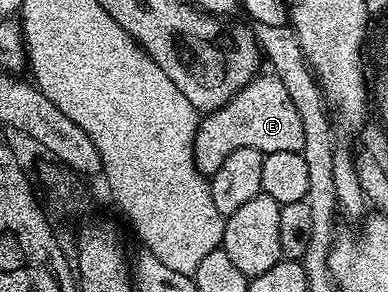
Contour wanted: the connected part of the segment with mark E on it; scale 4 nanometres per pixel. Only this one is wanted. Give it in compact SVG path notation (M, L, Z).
M256 75L254 80L231 97L225 106L215 112L208 112L199 121L199 129L195 135L195 169L203 176L210 178L215 171L238 148L257 150L264 154L277 150L302 152L303 127L301 114L297 114L297 106L293 106L293 98L281 86L275 75Z

